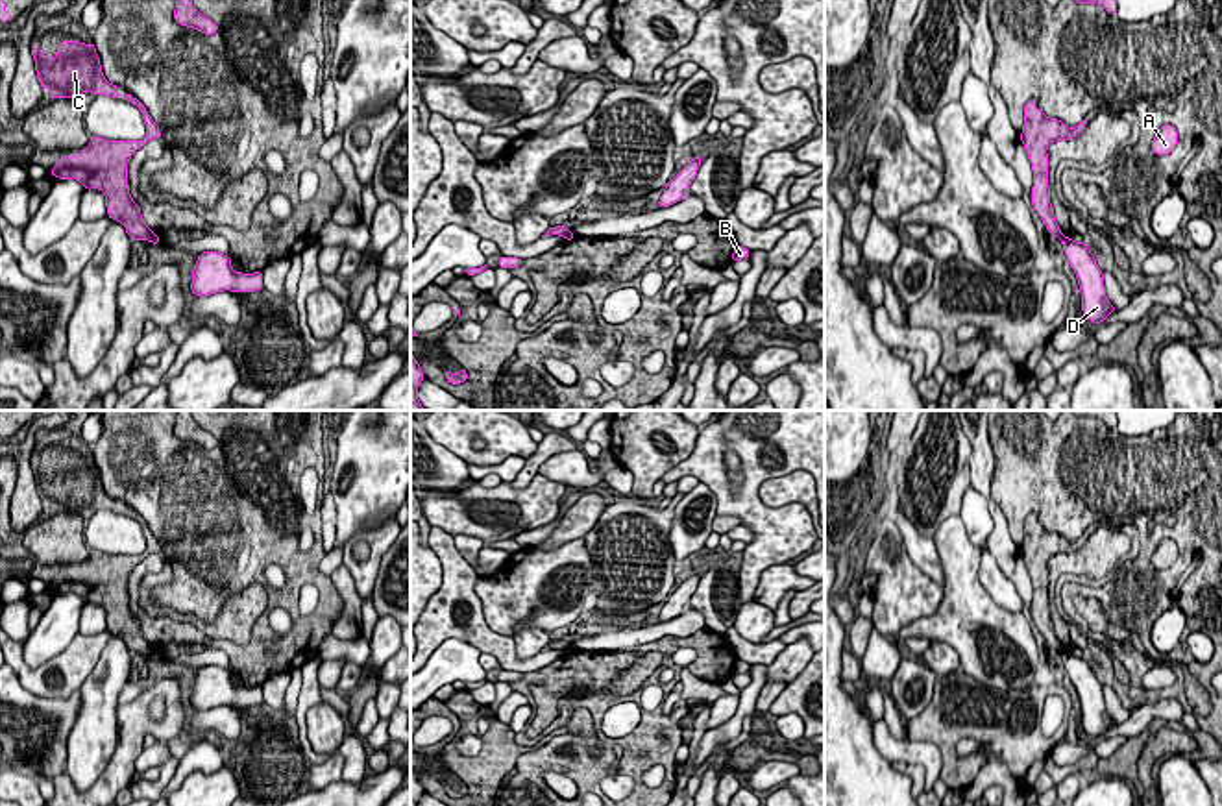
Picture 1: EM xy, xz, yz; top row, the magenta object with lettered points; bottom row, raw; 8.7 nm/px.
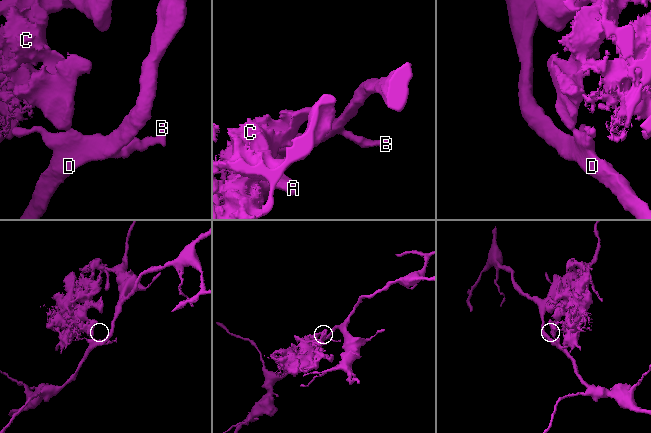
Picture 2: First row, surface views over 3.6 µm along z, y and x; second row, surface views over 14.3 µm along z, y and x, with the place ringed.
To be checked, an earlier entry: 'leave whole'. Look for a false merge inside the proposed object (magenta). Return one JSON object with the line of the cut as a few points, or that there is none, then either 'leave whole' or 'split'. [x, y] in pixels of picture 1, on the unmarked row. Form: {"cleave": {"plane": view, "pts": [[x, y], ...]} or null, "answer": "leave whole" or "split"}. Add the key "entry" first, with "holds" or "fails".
{"entry": "fails", "cleave": {"plane": "xz", "pts": [[570, 646], [564, 649]]}, "answer": "split"}

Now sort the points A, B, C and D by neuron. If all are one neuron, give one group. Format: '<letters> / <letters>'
A C / B D

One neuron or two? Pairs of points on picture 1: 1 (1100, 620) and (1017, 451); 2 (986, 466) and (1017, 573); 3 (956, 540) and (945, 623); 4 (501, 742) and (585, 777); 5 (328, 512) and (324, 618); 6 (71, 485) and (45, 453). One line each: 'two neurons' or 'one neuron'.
1: two neurons
2: one neuron
3: one neuron
4: two neurons
5: two neurons
6: one neuron

